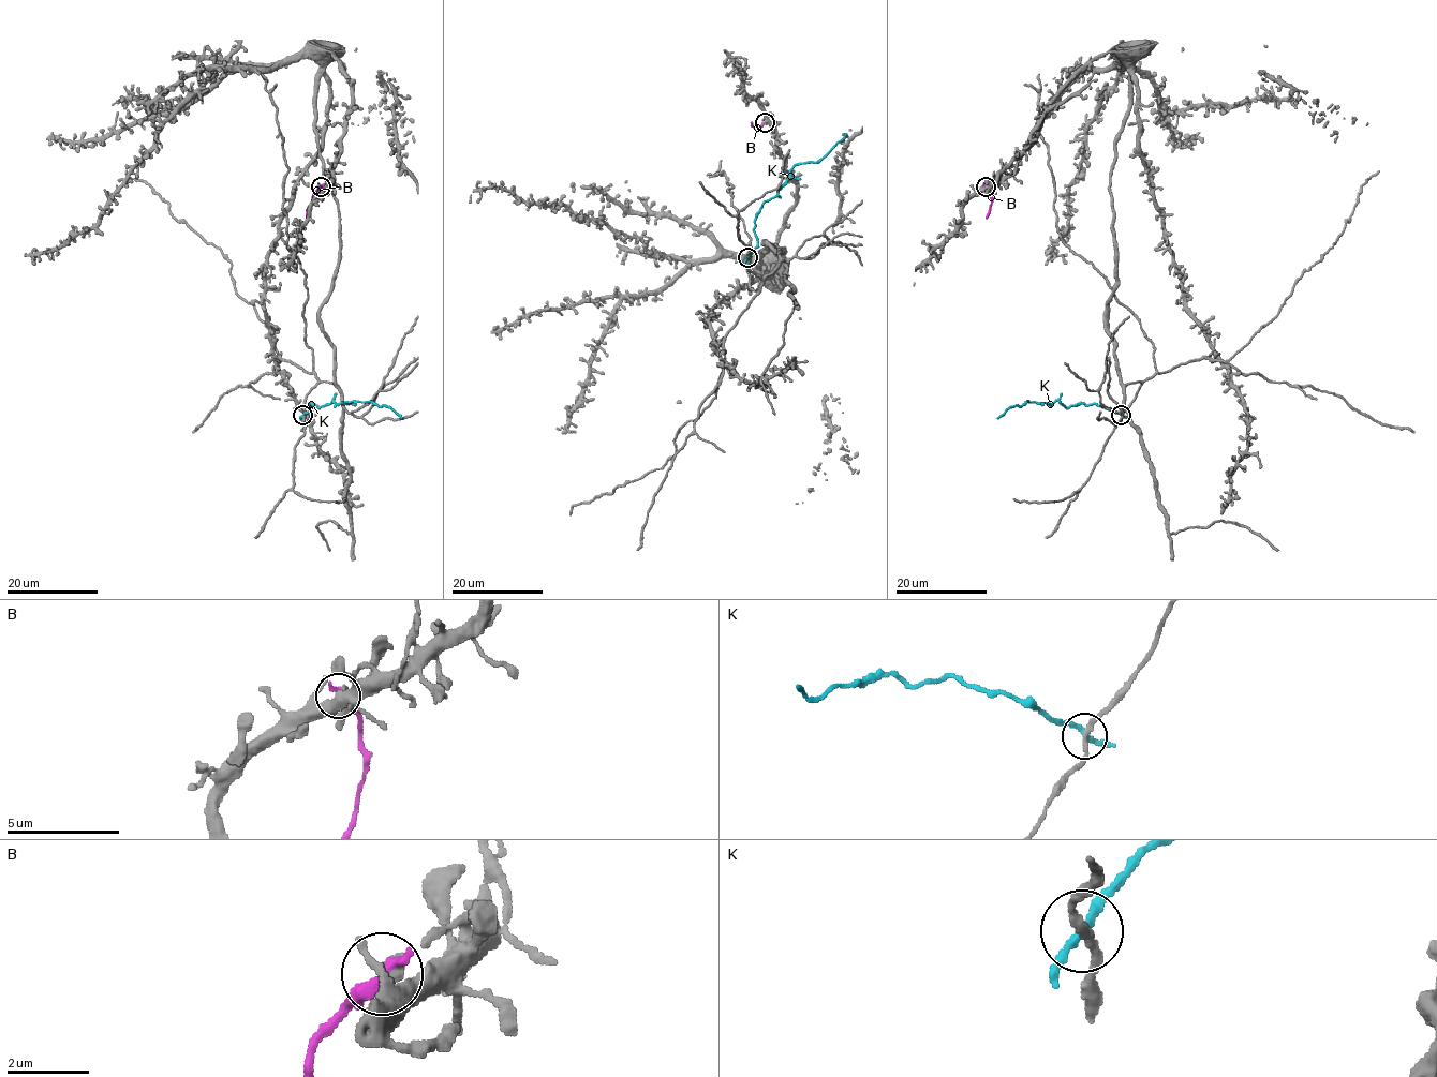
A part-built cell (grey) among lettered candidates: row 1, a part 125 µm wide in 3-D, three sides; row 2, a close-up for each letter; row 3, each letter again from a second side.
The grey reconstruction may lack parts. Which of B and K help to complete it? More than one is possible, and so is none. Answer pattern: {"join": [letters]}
{"join": []}

